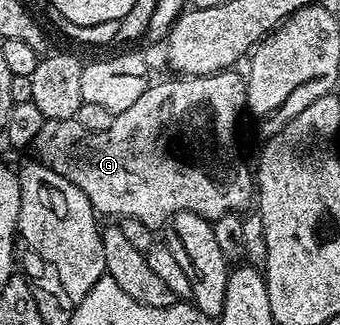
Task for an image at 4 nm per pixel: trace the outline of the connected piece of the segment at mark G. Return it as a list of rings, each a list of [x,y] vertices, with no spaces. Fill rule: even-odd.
[[[233,69],[223,70],[220,74],[205,74],[199,78],[189,76],[171,77],[171,82],[158,82],[147,86],[144,96],[140,96],[140,100],[136,100],[136,104],[132,104],[132,108],[124,108],[124,112],[114,115],[112,120],[112,128],[104,132],[96,132],[95,134],[87,133],[78,121],[74,118],[70,119],[52,119],[44,124],[44,128],[40,128],[40,136],[36,136],[33,149],[38,150],[37,157],[45,166],[51,166],[57,174],[64,176],[64,180],[68,180],[72,184],[76,184],[76,188],[80,188],[80,192],[84,192],[84,196],[88,196],[88,200],[94,205],[95,211],[99,215],[118,214],[119,219],[135,218],[143,221],[144,224],[151,228],[162,228],[169,223],[174,215],[180,212],[194,212],[201,218],[211,220],[219,220],[225,214],[234,214],[237,210],[245,211],[246,205],[252,202],[252,182],[245,178],[238,171],[238,166],[234,163],[234,145],[238,142],[238,121],[241,120],[242,114],[247,113],[246,109],[246,80],[241,73],[235,72]]]

